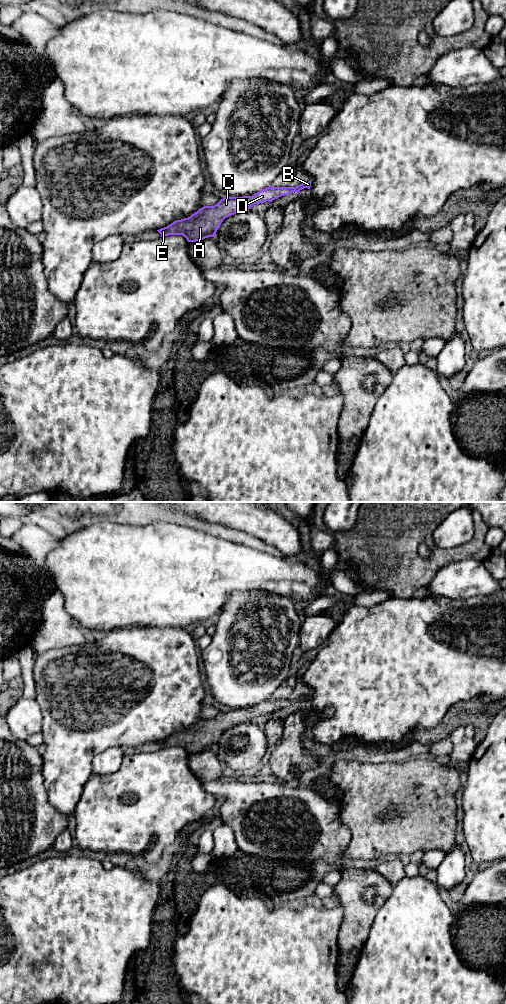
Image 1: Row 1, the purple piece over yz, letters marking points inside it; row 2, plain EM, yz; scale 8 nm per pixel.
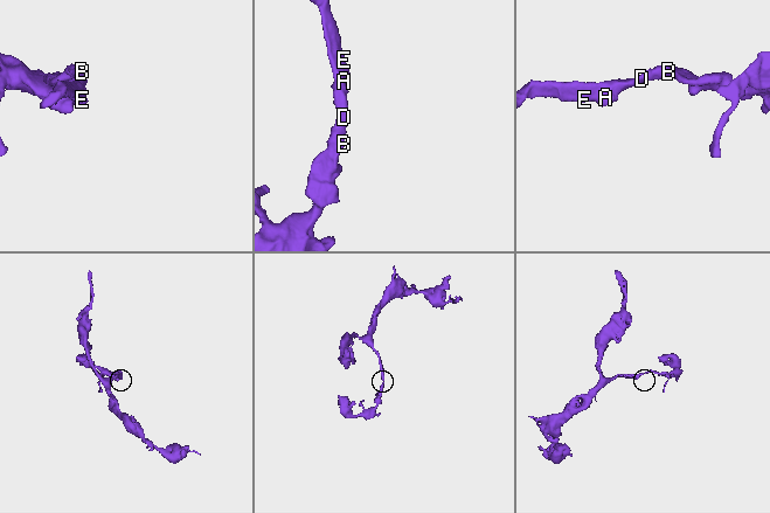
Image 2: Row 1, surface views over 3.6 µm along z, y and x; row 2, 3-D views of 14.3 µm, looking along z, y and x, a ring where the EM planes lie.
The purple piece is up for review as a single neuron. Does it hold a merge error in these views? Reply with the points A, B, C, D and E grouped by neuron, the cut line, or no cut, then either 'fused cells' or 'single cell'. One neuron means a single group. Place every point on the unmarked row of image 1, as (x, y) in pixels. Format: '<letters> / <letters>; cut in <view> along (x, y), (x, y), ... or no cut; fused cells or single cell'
A B C D E; no cut; single cell

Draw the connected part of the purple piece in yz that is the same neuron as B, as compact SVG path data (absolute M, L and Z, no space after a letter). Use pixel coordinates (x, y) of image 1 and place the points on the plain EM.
M311 693L296 699L269 698L252 708L224 709L214 718L204 718L188 730L176 732L167 739L157 742L161 749L182 747L188 754L196 754L208 749L214 749L223 732L241 723L251 721L254 716L263 715L299 704L304 700L310 701Z

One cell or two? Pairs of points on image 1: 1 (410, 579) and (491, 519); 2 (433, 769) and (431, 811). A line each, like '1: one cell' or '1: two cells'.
1: two cells
2: one cell

